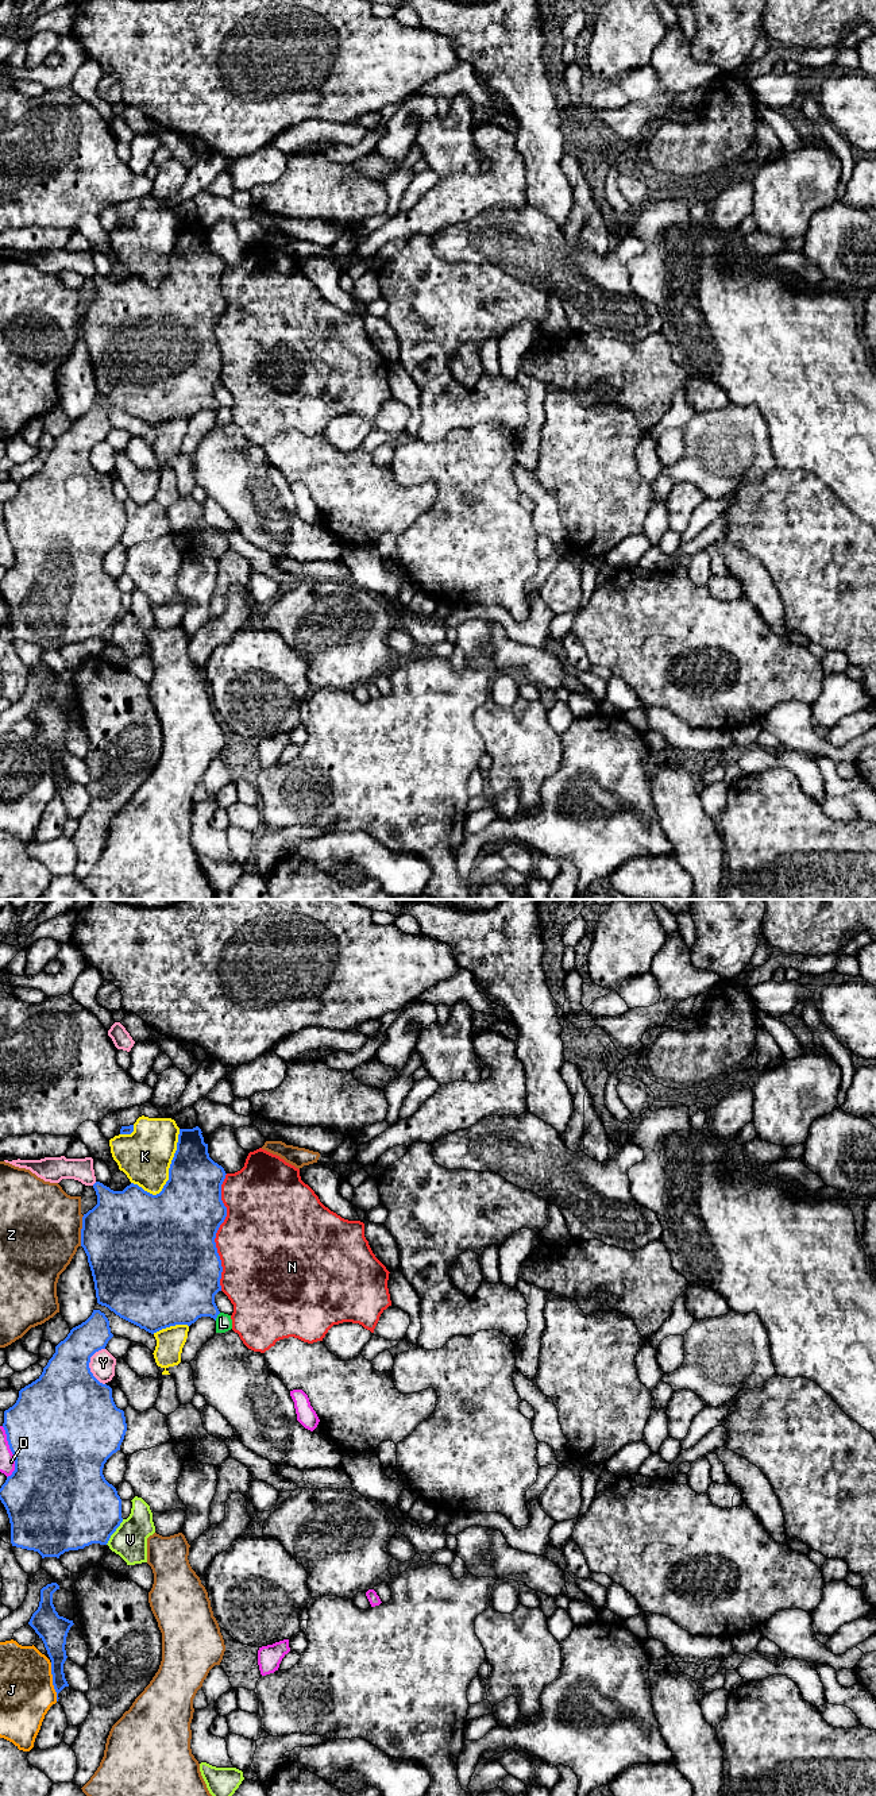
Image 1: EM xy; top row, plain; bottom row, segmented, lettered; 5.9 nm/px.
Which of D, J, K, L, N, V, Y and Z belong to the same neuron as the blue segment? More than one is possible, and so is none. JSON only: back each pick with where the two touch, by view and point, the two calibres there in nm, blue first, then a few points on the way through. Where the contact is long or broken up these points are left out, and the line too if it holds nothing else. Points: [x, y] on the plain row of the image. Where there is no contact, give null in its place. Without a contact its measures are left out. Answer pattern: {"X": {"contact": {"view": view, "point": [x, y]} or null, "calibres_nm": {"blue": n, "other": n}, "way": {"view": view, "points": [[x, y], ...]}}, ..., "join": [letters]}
{"join": []}

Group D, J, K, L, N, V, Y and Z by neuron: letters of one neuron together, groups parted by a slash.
D / J / K V / L / N / Y / Z

